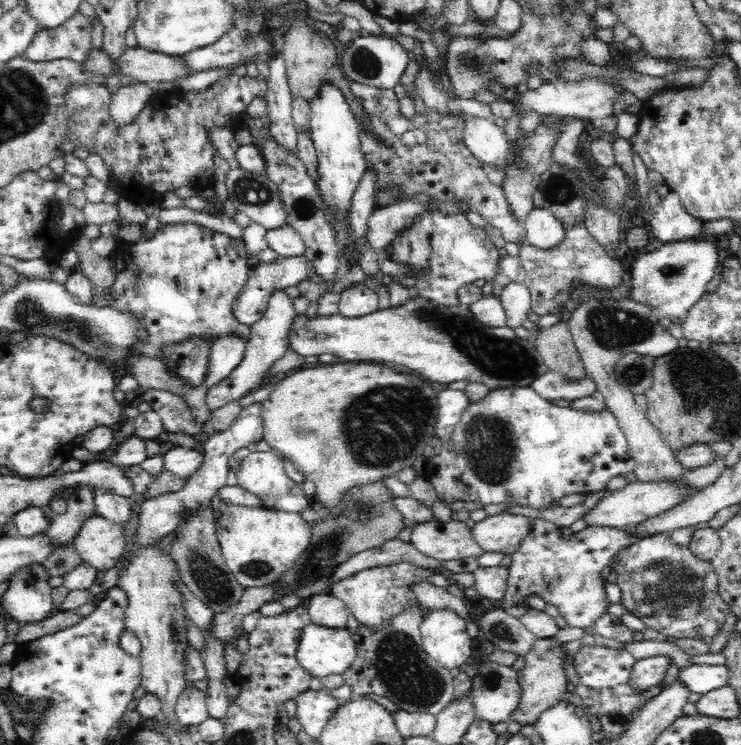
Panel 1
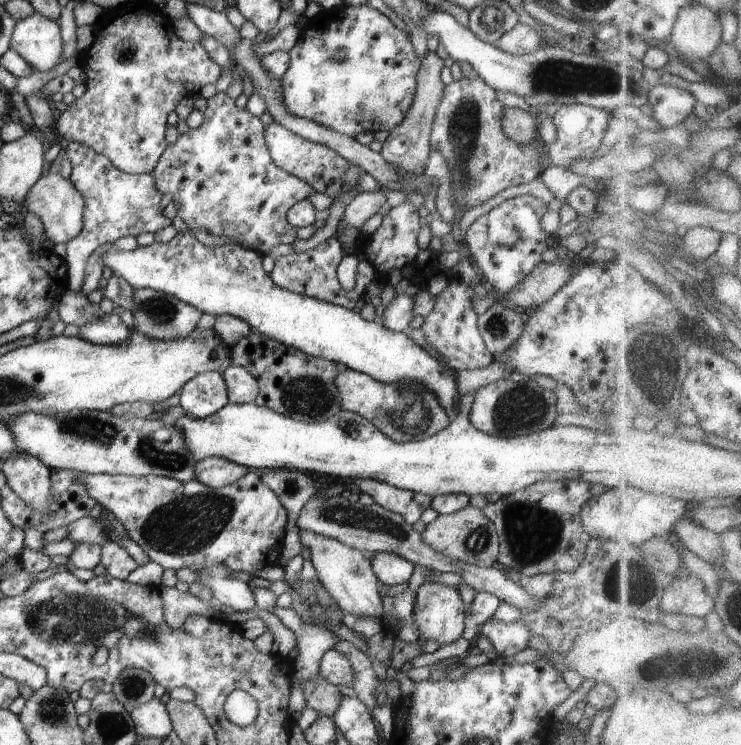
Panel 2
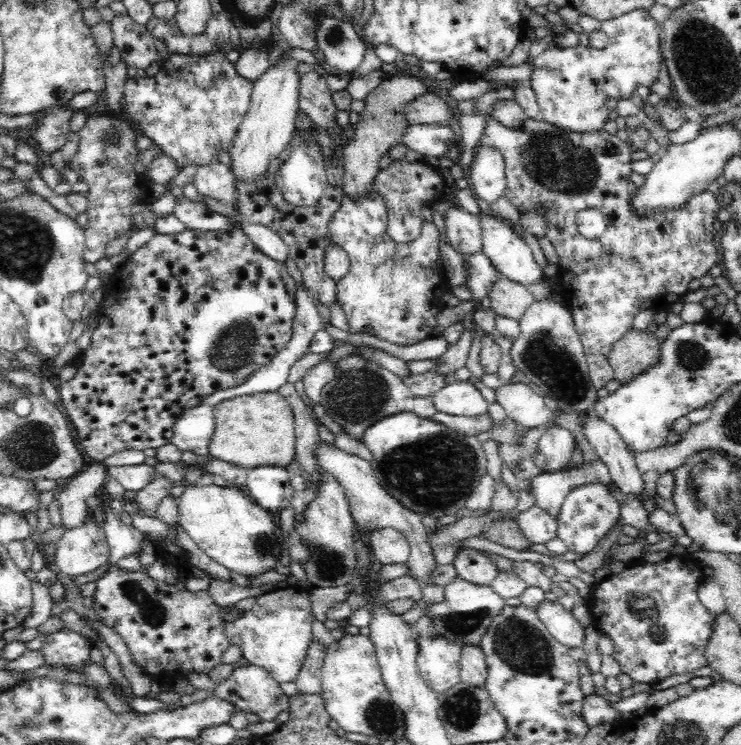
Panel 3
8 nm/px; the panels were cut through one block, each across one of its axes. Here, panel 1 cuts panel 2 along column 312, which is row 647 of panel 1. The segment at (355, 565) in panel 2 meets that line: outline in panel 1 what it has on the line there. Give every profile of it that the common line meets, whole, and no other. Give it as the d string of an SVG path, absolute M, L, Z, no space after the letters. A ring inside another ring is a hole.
M540 638L534 642L532 650L523 656L522 662L525 662L524 668L519 670L518 682L522 688L522 697L520 698L520 705L518 709L512 712L511 718L508 718L508 722L516 721L522 724L534 724L537 718L540 718L540 714L544 711L548 711L552 706L560 703L568 696L566 680L566 670L564 669L564 643L560 644L556 638Z

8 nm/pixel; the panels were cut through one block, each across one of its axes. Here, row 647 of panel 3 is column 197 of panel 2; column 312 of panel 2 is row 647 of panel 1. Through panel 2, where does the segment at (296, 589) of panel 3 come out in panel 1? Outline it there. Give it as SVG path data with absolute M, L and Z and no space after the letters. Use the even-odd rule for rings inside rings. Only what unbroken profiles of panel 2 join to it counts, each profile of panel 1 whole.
M304 626L296 658L312 676L342 674L356 657L356 642L347 628Z

